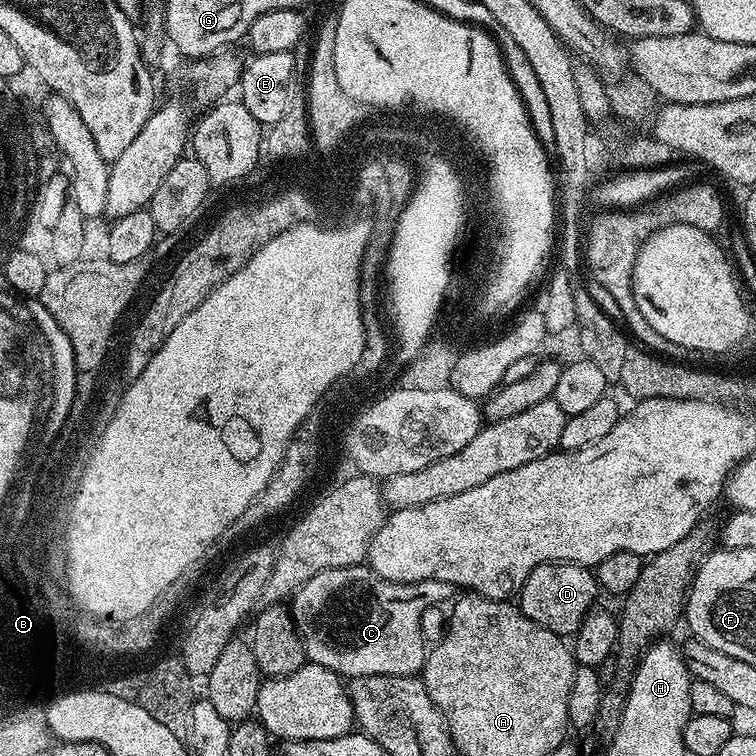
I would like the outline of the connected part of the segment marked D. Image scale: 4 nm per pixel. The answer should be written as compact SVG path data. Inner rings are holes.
M543 564L526 578L518 593L518 607L526 618L538 622L546 630L568 638L582 626L598 597L593 569L582 564Z

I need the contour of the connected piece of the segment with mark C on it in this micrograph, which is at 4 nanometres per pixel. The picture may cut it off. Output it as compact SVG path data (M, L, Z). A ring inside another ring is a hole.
M355 564L314 574L292 593L290 611L304 641L304 655L311 663L326 666L341 678L415 676L423 673L426 659L424 615L435 604L447 605L452 592L450 582L399 584L383 580L371 567Z

